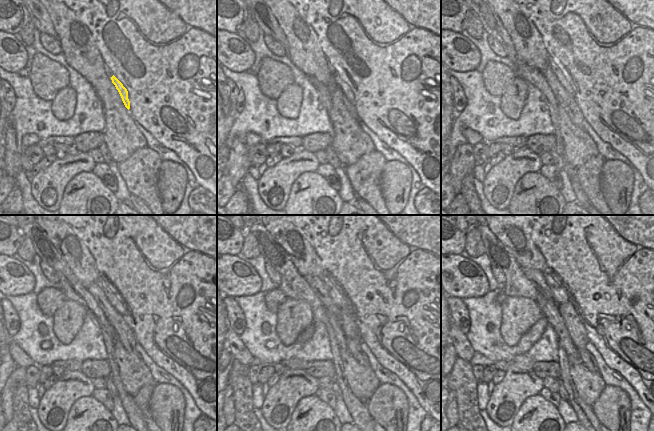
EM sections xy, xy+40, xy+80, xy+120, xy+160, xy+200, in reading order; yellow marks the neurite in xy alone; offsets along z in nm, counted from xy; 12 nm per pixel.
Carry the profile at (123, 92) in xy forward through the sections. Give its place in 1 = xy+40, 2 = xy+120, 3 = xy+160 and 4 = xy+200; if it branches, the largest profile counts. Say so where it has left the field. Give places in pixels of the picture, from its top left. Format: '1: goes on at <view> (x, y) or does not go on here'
1: goes on at xy+40 (346, 90)
2: goes on at xy+120 (111, 296)
3: goes on at xy+160 (338, 299)
4: goes on at xy+200 (558, 293)

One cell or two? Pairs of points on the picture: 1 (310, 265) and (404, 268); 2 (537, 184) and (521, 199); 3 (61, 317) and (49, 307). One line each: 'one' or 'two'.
1: two
2: one
3: two

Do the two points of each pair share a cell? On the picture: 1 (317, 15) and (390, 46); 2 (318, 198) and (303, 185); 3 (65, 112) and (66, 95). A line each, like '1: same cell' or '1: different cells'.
1: same cell
2: same cell
3: same cell

